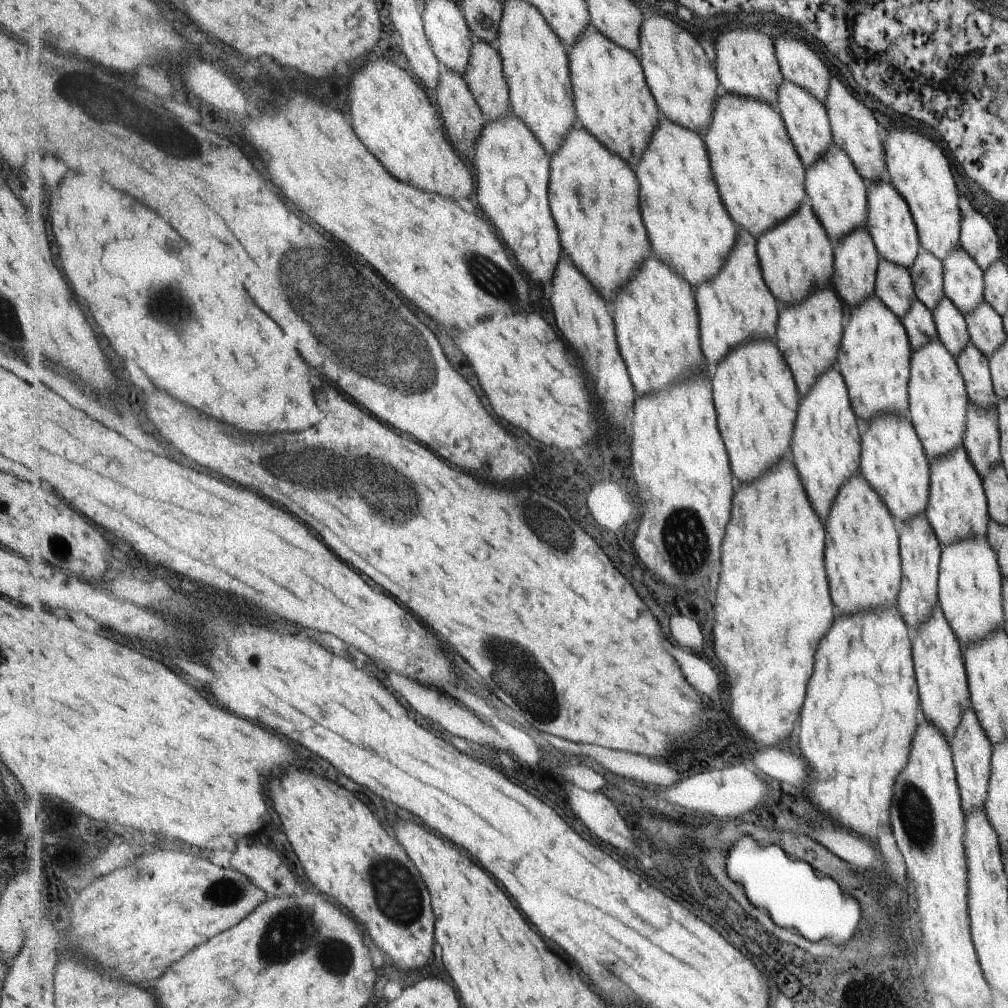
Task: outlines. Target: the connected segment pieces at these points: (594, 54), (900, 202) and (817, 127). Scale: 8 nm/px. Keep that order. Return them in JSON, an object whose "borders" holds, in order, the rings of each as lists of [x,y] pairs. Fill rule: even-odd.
{"borders":[[[[593,24],[589,25],[589,28],[583,32],[583,36],[572,45],[572,50],[568,56],[578,125],[588,130],[597,140],[602,141],[611,152],[614,152],[635,168],[641,162],[643,154],[651,144],[655,130],[657,130],[663,116],[658,101],[647,82],[645,68],[643,68],[640,57],[609,40]]],[[[888,182],[869,185],[868,200],[869,210],[866,227],[874,238],[878,256],[893,262],[893,264],[899,264],[903,268],[910,269],[915,256],[917,256],[918,231],[913,226],[914,219],[910,215],[906,201]]],[[[784,79],[779,88],[779,102],[776,108],[780,111],[785,121],[788,132],[794,140],[795,148],[806,168],[811,168],[827,150],[833,146],[834,132],[830,122],[830,113],[826,105],[821,104],[816,96],[811,96],[805,88]]]]}

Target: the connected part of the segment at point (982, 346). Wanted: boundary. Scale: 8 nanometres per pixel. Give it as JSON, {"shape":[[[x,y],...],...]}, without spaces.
{"shape":[[[986,301],[962,316],[965,318],[971,344],[990,361],[991,354],[995,354],[1007,340],[1002,317]]]}

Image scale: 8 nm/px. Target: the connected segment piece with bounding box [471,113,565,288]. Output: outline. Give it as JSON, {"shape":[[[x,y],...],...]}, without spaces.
{"shape":[[[513,113],[496,121],[487,121],[471,158],[476,175],[479,174],[479,202],[485,214],[497,228],[502,242],[513,252],[528,279],[541,288],[548,280],[554,280],[559,261],[565,254],[558,224],[550,206],[551,159],[531,128]]]}

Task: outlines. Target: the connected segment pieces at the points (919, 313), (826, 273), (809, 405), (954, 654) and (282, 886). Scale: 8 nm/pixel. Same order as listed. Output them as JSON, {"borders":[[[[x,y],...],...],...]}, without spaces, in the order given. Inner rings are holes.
{"borders":[[[[915,299],[911,302],[909,310],[901,318],[903,328],[909,337],[910,348],[919,350],[931,340],[937,340],[937,329],[935,328],[933,313],[925,305]]],[[[809,201],[783,224],[758,238],[757,254],[767,286],[784,307],[805,302],[811,294],[830,286],[834,275],[834,247]]],[[[837,367],[825,372],[811,388],[811,392],[800,399],[790,457],[796,464],[803,488],[806,488],[807,496],[824,525],[827,524],[829,512],[843,484],[855,476],[863,476],[862,427],[854,412],[846,380]]],[[[935,604],[929,618],[915,629],[911,656],[914,656],[915,682],[918,684],[919,704],[921,704],[924,720],[931,722],[941,734],[953,738],[963,718],[963,712],[967,712],[969,694],[967,694],[966,670],[963,670],[959,644],[938,604]]],[[[241,840],[235,856],[231,857],[231,866],[249,876],[249,880],[265,890],[272,897],[286,897],[295,894],[293,882],[295,876],[287,868],[277,852],[269,850],[263,844],[249,844],[247,840]]]]}

